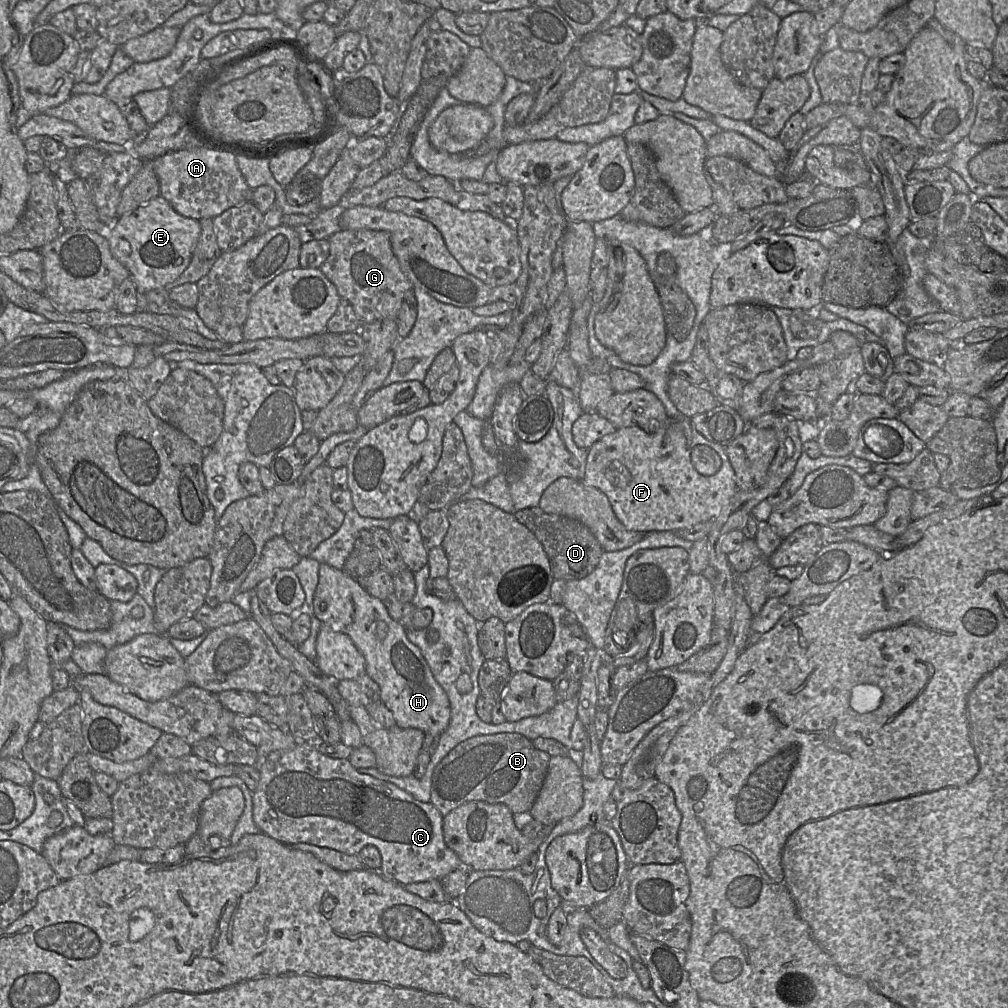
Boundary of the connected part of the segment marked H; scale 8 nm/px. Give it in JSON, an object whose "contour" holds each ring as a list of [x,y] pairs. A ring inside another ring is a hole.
{"contour":[[[320,563],[318,584],[312,603],[312,616],[317,617],[322,623],[331,626],[333,629],[338,630],[339,632],[342,632],[351,638],[351,640],[356,645],[356,647],[365,659],[365,674],[368,675],[379,686],[380,701],[382,701],[385,706],[392,712],[396,725],[398,727],[416,728],[423,731],[425,734],[431,735],[440,735],[446,730],[449,725],[451,716],[450,702],[447,694],[434,678],[431,669],[425,658],[423,657],[420,649],[408,639],[407,630],[390,617],[387,608],[380,599],[370,595],[361,584],[359,584],[356,580],[347,575],[343,570],[333,568],[325,563]]]}

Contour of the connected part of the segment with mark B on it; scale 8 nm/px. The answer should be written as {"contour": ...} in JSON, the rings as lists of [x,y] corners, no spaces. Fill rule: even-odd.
{"contour":[[[500,733],[472,737],[453,748],[435,767],[432,775],[431,799],[442,816],[462,804],[482,801],[504,804],[513,814],[530,812],[546,779],[551,756],[537,749],[533,742],[519,733]]]}

